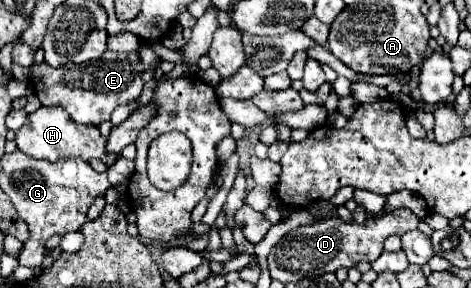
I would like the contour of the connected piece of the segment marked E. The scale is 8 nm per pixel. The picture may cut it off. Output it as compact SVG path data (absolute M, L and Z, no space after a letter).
M106 49L106 53L100 59L88 61L88 63L66 63L62 67L50 67L48 63L40 63L40 65L32 65L32 89L38 95L40 103L46 107L52 105L60 105L64 107L70 117L76 123L84 123L84 125L100 125L102 121L110 119L112 111L118 105L130 103L136 97L140 97L144 81L142 81L142 63L140 63L140 55L138 51L130 51L130 53L122 53L122 51L110 51Z

